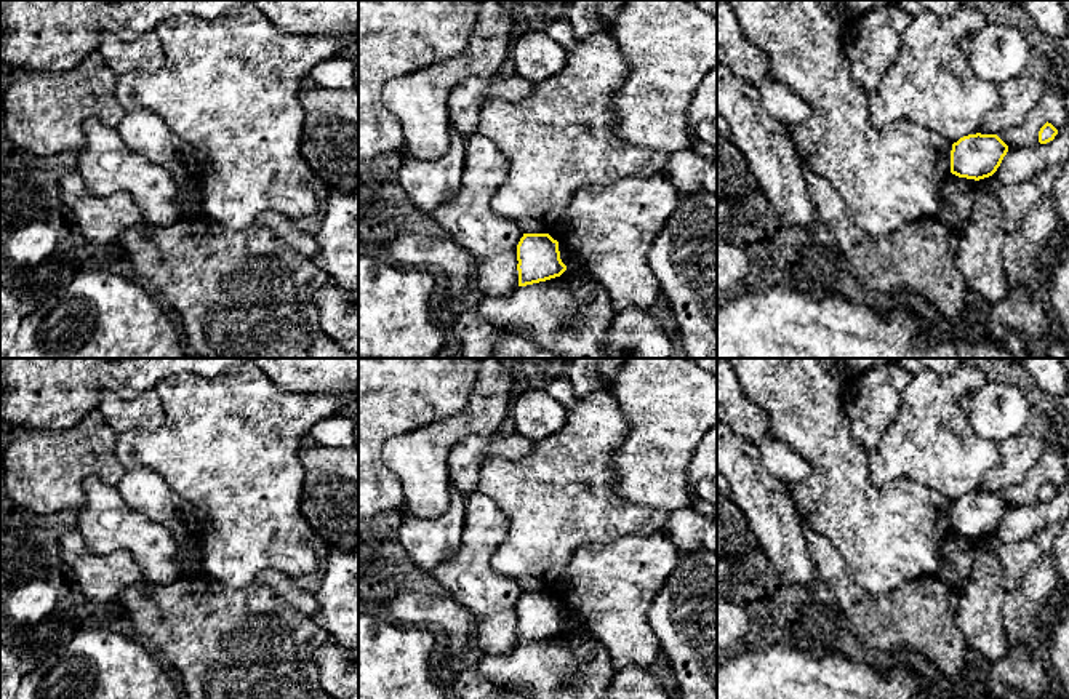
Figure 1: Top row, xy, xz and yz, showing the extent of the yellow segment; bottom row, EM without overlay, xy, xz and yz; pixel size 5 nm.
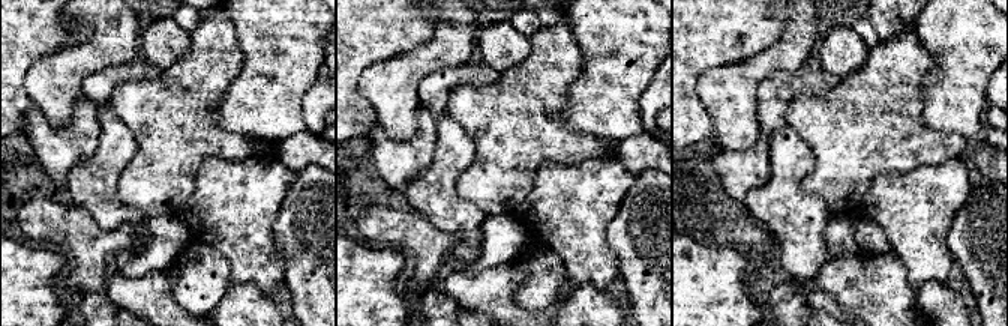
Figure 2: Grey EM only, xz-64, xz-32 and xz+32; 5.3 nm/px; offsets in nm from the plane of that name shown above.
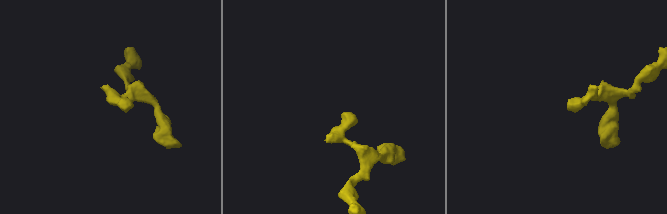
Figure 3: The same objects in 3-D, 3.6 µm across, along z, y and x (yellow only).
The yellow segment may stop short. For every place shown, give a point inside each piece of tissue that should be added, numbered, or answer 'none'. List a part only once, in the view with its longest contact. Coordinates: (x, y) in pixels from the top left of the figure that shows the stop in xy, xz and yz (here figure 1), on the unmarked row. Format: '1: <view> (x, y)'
none

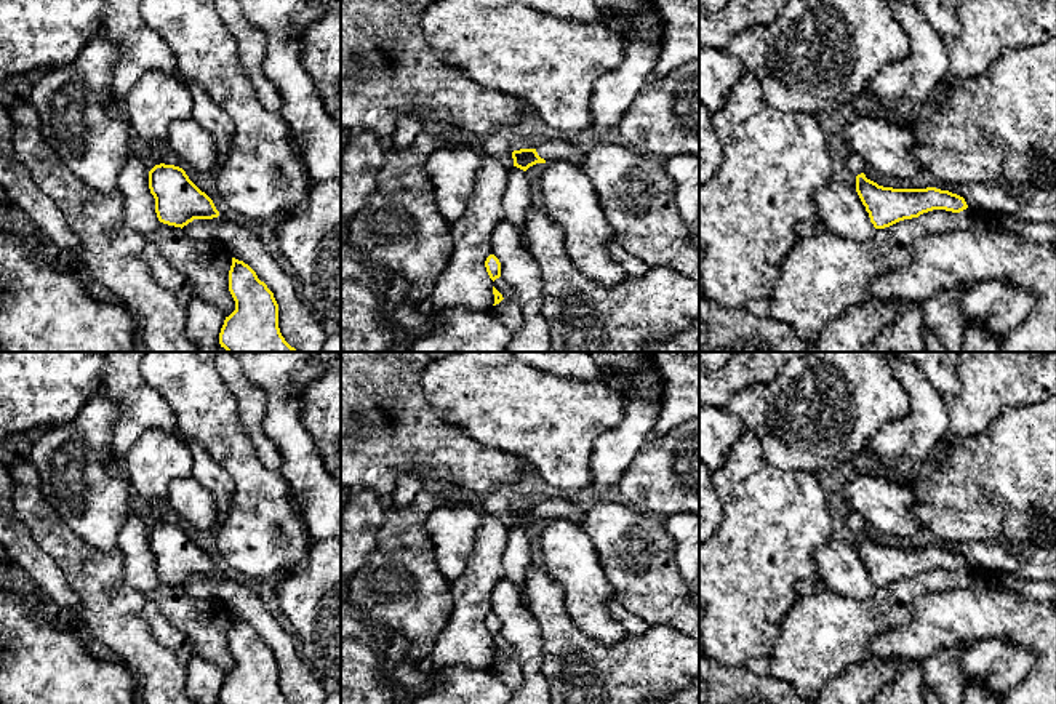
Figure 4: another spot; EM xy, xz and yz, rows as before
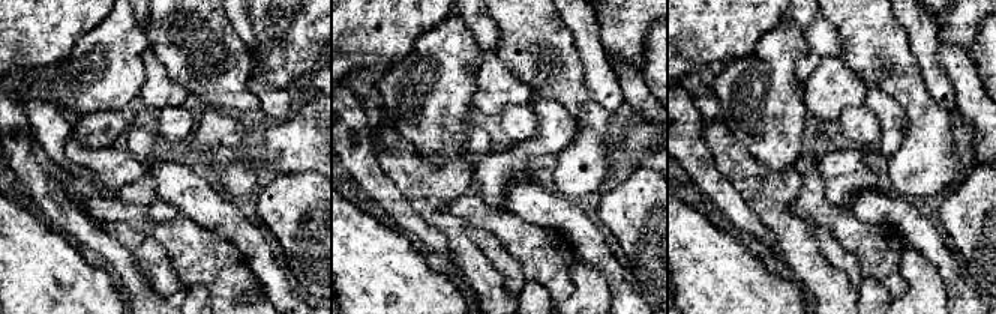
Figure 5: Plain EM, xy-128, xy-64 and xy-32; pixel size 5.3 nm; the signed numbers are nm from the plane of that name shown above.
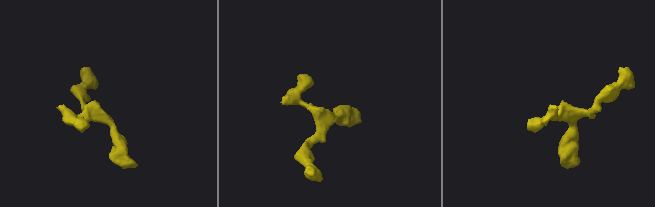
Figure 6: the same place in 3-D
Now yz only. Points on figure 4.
1: yz (853, 519)

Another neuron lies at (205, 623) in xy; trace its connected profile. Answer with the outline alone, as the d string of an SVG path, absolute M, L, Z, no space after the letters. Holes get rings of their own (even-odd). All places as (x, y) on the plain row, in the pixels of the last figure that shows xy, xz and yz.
M133 501L133 509L117 534L125 584L157 605L171 626L190 640L194 656L219 666L229 675L235 669L229 650L232 614L219 600L194 598L181 586L158 579L155 557L149 547L149 530L141 507Z

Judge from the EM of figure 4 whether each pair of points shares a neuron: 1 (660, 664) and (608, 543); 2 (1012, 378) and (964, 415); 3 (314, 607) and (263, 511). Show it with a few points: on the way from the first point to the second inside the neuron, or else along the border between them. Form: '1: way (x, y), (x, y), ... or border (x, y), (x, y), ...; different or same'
1: border (652, 624), (668, 624), (682, 634); different
2: way (1000, 380), (975, 405); same
3: border (314, 541), (308, 560), (300, 568), (277, 578); different

